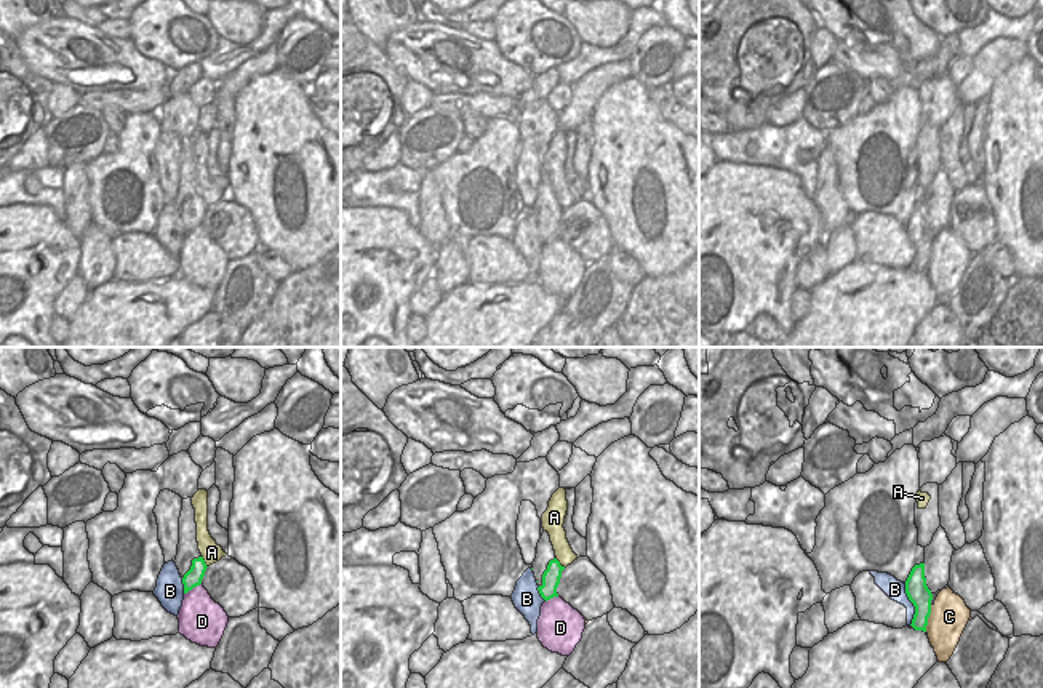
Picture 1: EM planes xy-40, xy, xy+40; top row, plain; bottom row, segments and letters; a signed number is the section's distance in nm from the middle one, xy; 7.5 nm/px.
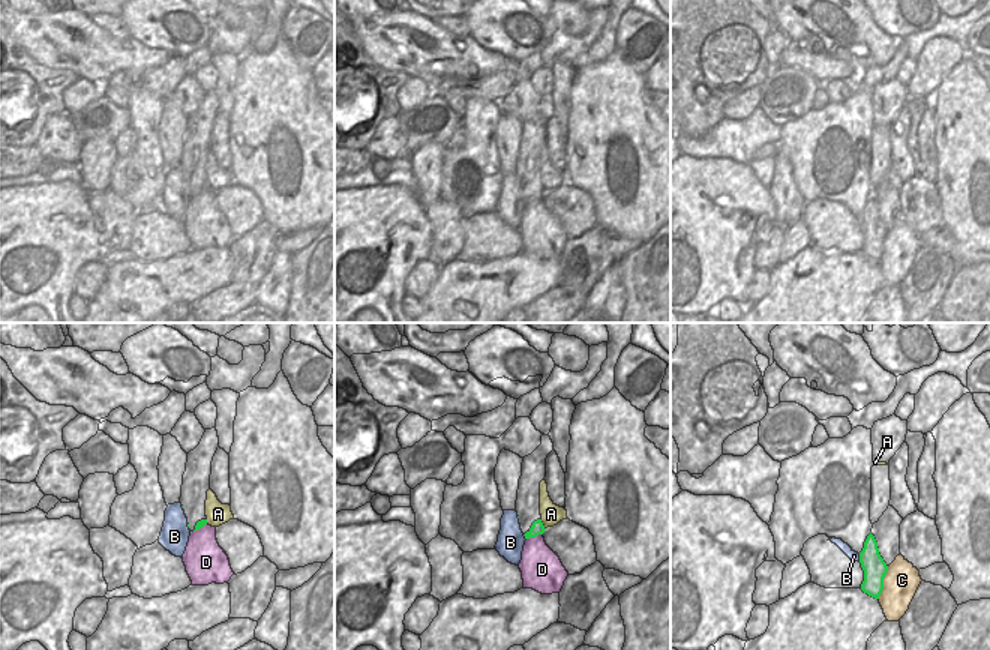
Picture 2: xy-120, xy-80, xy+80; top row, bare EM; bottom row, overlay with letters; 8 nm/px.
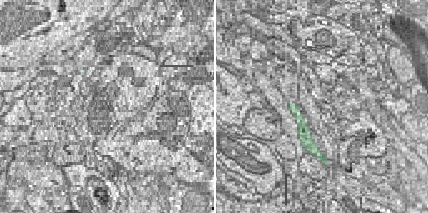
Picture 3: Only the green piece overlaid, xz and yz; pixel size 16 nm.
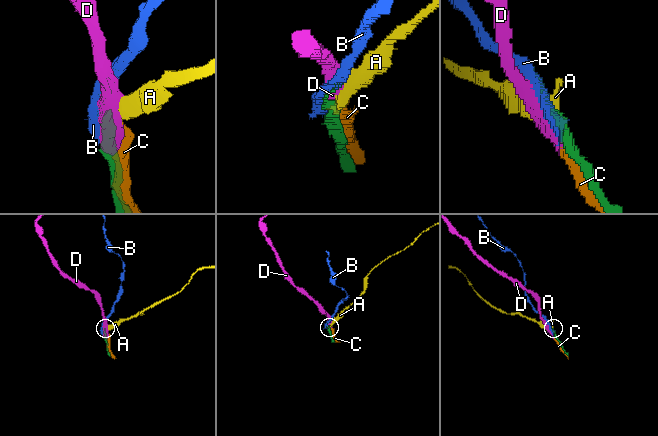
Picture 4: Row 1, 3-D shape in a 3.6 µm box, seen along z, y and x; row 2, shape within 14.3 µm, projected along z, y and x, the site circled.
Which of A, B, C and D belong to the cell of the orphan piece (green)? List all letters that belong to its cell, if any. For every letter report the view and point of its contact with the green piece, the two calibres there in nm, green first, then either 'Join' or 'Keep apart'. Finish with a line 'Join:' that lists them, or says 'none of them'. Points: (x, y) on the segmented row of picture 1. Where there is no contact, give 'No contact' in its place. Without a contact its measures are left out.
A: Touches green at xy-40 (203, 562). Thickness 140 nm (green) against 150 nm. Keep apart
B: Touches green at xy+40 (914, 605). Thickness 170 nm (green) against 150 nm. Join
C: Touches green at xy+40 (928, 616). Thickness 170 nm (green) against 280 nm. Keep apart
D: Touches green at xy-40 (192, 588). Thickness 140 nm (green) against 340 nm. Keep apart
Join: B

